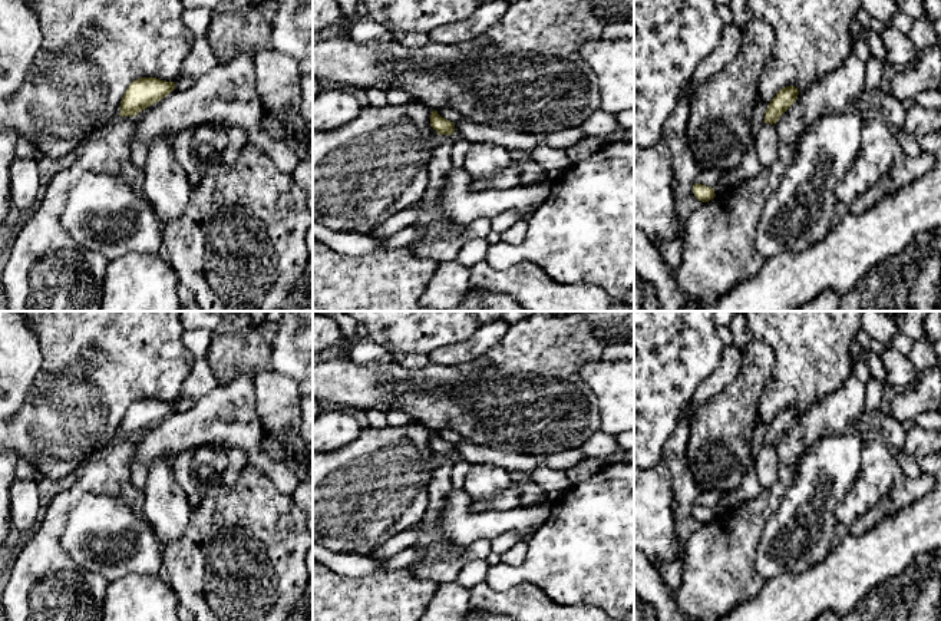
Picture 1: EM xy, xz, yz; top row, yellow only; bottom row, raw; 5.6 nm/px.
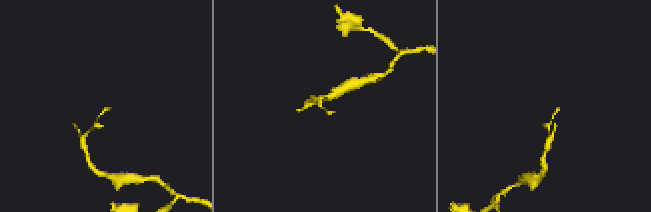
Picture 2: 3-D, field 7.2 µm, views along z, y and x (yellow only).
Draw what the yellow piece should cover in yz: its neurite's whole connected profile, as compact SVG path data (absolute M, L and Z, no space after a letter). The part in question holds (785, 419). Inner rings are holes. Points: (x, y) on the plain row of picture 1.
M795 407L780 410L765 433L765 445L776 445L779 439L796 423L798 416L799 412Z

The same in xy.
M141 399L129 406L122 423L120 437L135 437L151 426L159 423L175 410L175 403L156 399Z

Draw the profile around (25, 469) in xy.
M19 459L16 465L16 479L39 479L37 468L26 459Z

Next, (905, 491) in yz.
M922 472L918 478L901 478L892 488L888 496L878 501L876 506L866 515L855 521L848 529L853 536L861 536L875 525L878 525L886 515L908 506L930 492L934 490L935 480L930 473Z

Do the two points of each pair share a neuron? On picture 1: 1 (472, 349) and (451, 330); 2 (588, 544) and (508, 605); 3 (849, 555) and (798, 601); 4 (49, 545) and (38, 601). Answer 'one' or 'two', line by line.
1: two
2: two
3: one
4: one

